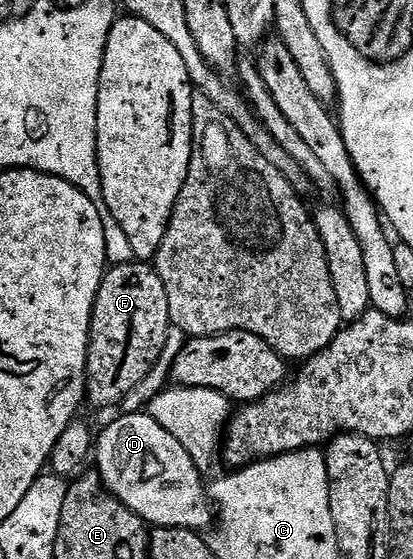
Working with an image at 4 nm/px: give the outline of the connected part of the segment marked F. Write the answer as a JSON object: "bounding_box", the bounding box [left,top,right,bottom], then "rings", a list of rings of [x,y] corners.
{"bounding_box":[86,260,171,410],"rings":[[[135,260],[110,266],[102,276],[90,317],[90,343],[86,357],[86,396],[89,405],[99,406],[102,410],[109,406],[118,408],[124,398],[148,376],[149,370],[161,357],[171,325],[168,292],[164,288],[164,280],[160,280],[153,265]]]}

